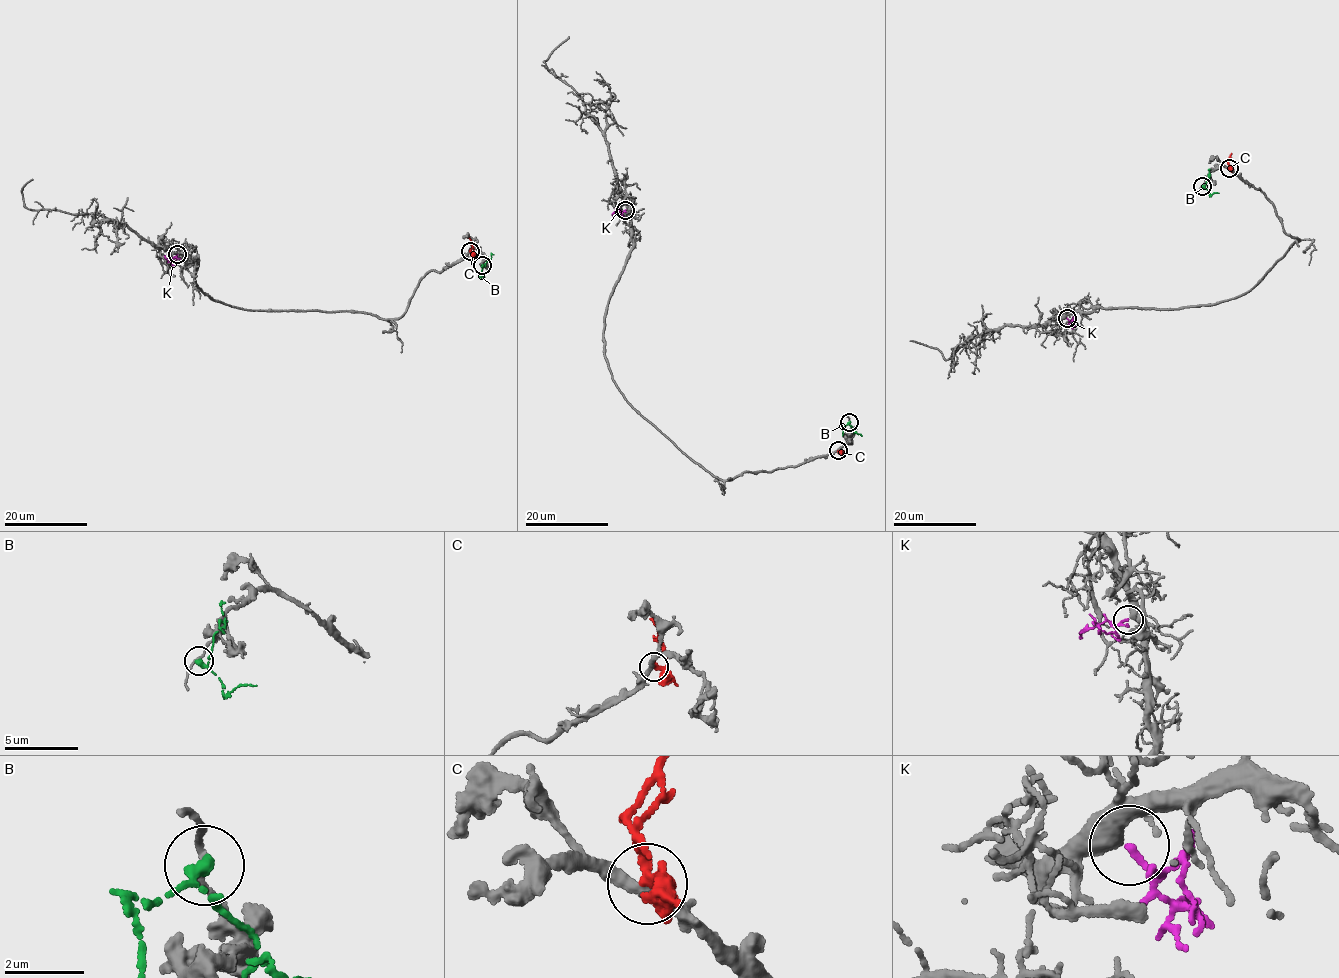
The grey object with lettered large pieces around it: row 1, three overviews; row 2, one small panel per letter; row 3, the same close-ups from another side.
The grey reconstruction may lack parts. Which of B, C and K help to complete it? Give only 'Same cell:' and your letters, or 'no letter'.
Same cell: K

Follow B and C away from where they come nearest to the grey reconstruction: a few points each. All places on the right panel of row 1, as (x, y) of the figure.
B: (1202, 186), (1205, 185), (1210, 169)
C: (1228, 167), (1231, 153)

